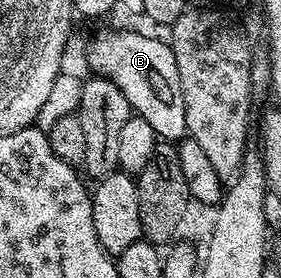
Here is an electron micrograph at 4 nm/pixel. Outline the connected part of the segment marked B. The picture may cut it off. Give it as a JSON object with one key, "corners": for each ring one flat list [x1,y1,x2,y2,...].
{"corners":[[108,31,106,33,100,34,92,43,88,51,88,63,93,68,91,69,97,76,106,77,110,82,116,83,117,87,124,93,124,97,128,99,131,110,137,115,144,119,147,119,148,123,152,125,152,129,156,131,158,137,161,140,176,143,185,138,187,134,187,115,184,112,183,105,183,91,180,87,180,75,176,66,176,57,172,54,172,49,169,42,165,40,158,41,154,37,138,33,136,31]]}

